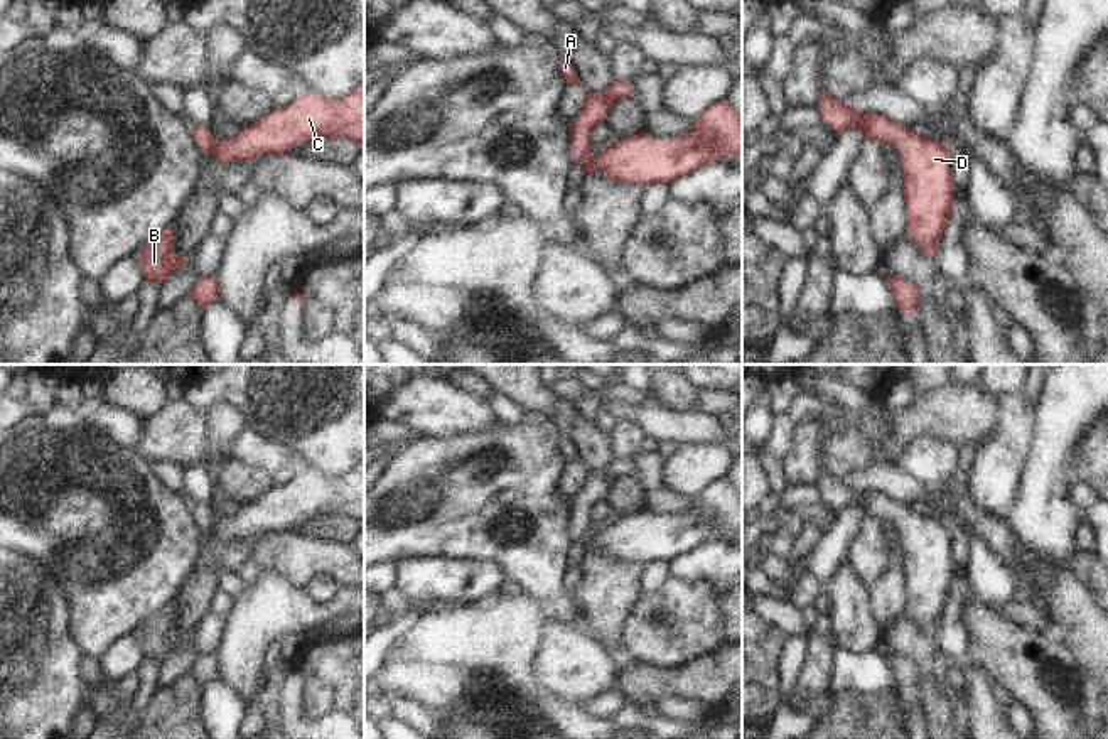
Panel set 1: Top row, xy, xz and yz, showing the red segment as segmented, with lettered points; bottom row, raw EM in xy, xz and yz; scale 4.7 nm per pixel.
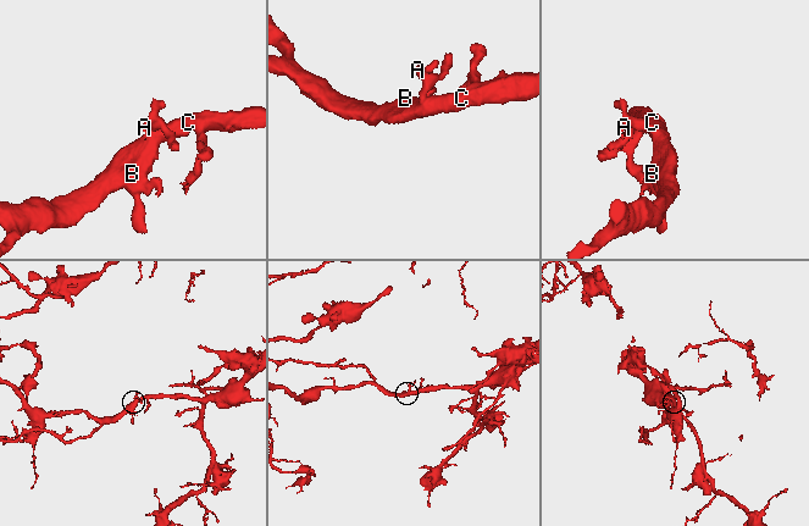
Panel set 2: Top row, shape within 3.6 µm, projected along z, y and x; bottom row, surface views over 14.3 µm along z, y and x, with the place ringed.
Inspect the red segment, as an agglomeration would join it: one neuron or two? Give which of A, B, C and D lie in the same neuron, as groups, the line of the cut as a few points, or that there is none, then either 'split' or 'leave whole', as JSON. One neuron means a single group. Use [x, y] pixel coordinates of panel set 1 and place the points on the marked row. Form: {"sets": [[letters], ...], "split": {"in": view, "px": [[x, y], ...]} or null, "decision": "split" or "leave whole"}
{"sets": [["A", "B", "C", "D"]], "split": null, "decision": "leave whole"}

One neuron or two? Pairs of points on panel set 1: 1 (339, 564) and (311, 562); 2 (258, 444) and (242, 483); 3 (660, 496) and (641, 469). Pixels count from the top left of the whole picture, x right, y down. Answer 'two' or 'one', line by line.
1: one
2: two
3: one

